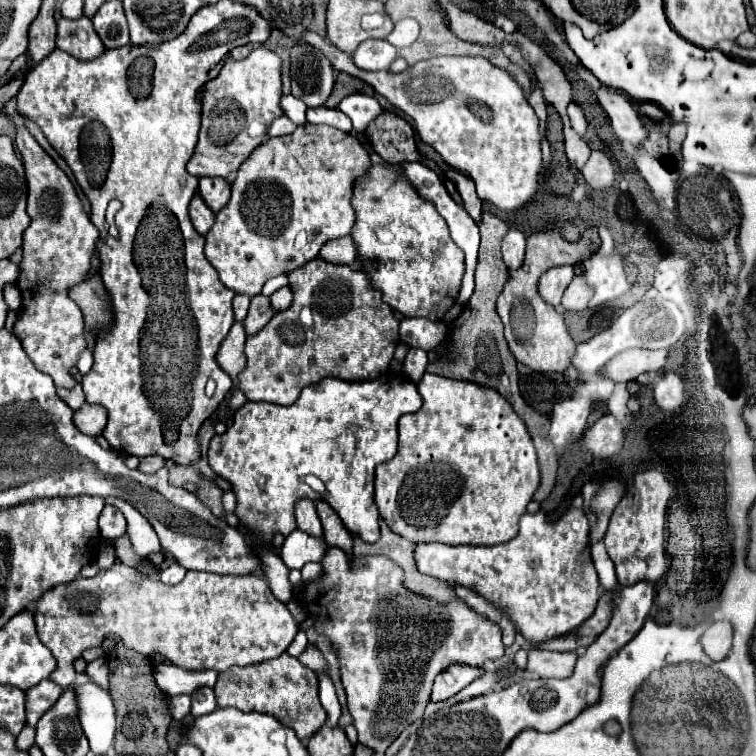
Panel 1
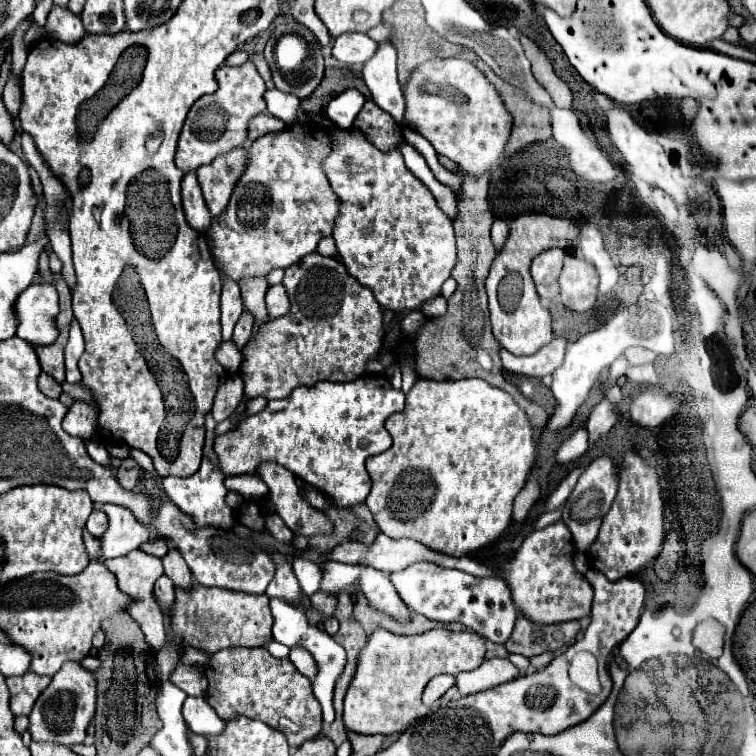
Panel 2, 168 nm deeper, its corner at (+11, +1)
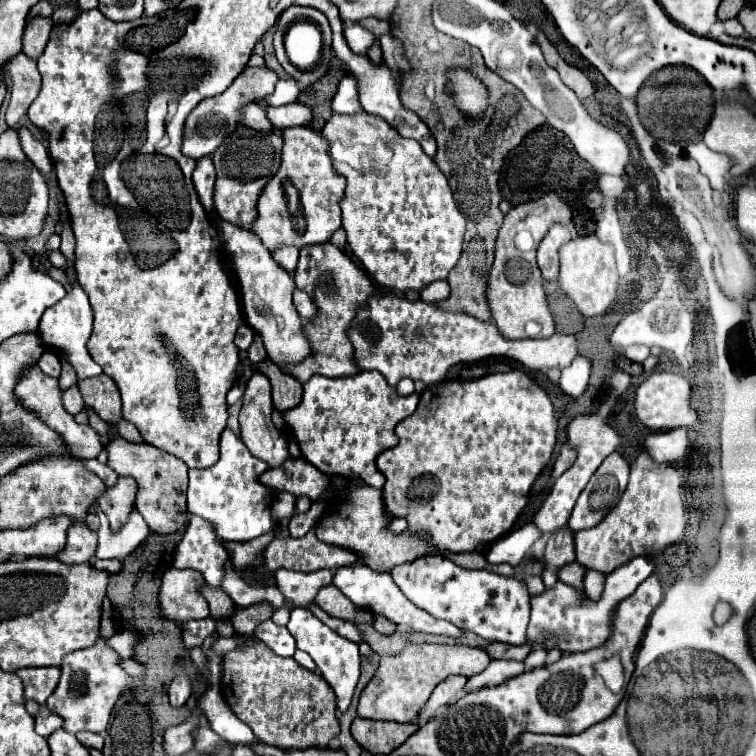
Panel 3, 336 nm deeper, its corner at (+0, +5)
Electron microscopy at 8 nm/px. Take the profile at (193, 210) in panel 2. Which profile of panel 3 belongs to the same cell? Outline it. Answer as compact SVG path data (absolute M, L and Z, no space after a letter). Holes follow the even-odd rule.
M201 158L197 162L197 168L193 172L193 184L195 190L201 198L201 204L205 206L205 210L209 212L211 218L217 218L217 214L213 212L213 186L215 186L215 166L211 162L211 158Z

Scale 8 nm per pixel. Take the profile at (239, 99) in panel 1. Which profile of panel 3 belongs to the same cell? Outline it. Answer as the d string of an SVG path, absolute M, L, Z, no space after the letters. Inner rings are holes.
M265 66L263 68L247 68L243 74L239 74L239 78L235 78L235 82L223 94L199 102L199 106L185 120L181 152L193 160L211 156L219 148L223 138L239 126L241 106L245 106L247 102L255 102L255 98L263 100L267 94L271 94L271 90L275 88L275 82L277 82L277 74L273 70L269 70Z

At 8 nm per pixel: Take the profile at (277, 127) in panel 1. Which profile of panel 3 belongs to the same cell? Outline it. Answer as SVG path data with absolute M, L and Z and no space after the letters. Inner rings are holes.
M249 102L249 104L245 104L245 106L241 108L241 122L243 122L243 126L249 126L249 128L253 128L253 130L263 130L263 132L273 130L271 122L269 122L267 116L265 116L263 106L259 106L259 104L255 104L255 102Z

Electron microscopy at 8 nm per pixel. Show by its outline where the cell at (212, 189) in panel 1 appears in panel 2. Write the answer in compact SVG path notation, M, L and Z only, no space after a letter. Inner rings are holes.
M240 148L232 150L232 154L224 154L224 158L216 158L212 166L202 166L200 170L196 170L198 184L212 216L220 216L226 210L232 186L238 182L240 172L244 172L246 158L246 150Z

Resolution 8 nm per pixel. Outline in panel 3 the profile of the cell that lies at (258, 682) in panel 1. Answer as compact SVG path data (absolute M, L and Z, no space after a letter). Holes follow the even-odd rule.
M247 642L243 648L225 654L221 694L233 714L245 722L263 744L281 750L327 748L329 740L339 736L331 686L327 686L319 674L301 668L293 658L277 656L263 642Z

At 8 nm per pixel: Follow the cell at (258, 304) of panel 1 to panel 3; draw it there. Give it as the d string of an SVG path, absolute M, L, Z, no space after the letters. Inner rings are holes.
M255 338L255 342L251 344L251 348L247 352L249 352L249 360L253 364L259 364L259 362L267 360L267 352L265 352L265 348L263 348L263 344L261 344L259 338Z

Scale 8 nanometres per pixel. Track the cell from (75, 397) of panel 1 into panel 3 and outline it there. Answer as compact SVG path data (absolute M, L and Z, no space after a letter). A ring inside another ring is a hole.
M45 350L45 352L39 356L37 366L39 366L47 376L59 378L59 374L61 374L61 360L59 360L59 356L57 356L53 350Z

